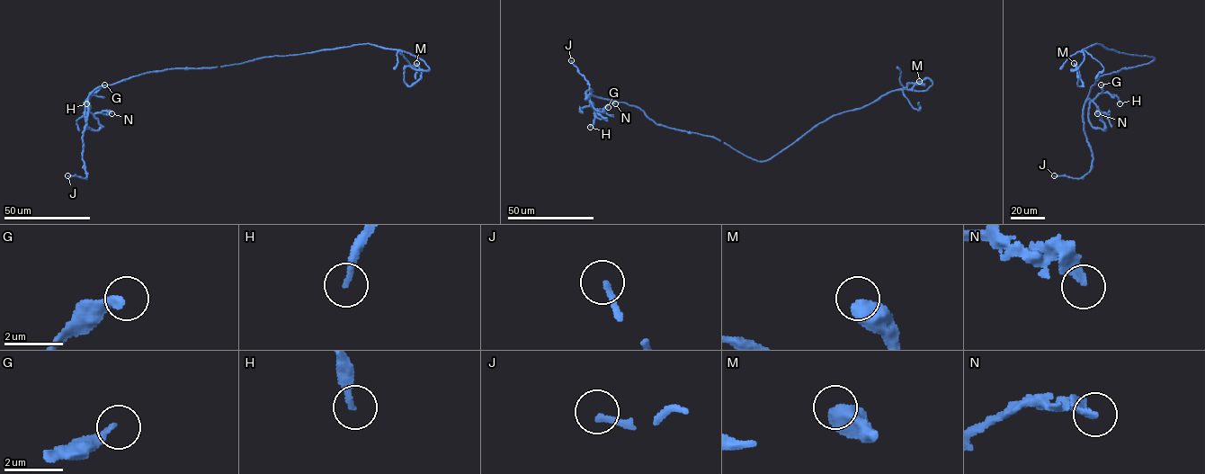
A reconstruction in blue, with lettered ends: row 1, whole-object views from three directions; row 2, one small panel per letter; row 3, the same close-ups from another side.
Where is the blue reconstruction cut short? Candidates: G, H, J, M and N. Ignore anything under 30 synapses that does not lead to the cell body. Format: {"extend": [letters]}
{"extend": []}

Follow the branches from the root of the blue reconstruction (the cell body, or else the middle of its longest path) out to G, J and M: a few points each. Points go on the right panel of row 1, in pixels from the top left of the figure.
G: (1150, 62), (1102, 76), (1091, 87), (1088, 97), (1092, 100), (1102, 92), (1101, 84)
J: (1150, 62), (1104, 74), (1095, 82), (1083, 115), (1093, 158), (1092, 169), (1078, 179), (1054, 175)
M: (1150, 62), (1154, 58), (1092, 45), (1082, 50), (1084, 60), (1071, 70), (1076, 66), (1081, 86), (1074, 63)

